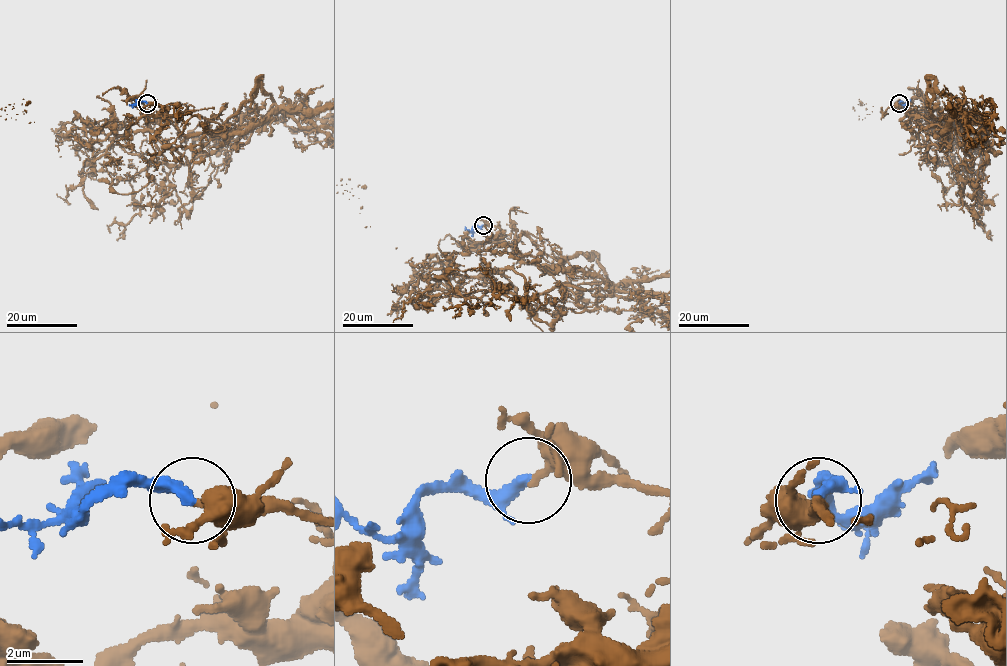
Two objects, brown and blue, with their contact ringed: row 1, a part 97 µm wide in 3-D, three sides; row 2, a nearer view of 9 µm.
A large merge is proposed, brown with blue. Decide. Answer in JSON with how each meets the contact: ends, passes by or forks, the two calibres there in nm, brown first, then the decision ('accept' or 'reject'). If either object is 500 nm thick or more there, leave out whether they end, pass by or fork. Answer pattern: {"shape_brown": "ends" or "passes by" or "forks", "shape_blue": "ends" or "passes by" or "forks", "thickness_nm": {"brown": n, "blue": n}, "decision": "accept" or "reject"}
{"shape_brown": "ends", "shape_blue": "passes by", "thickness_nm": {"brown": 400, "blue": 220}, "decision": "reject"}

